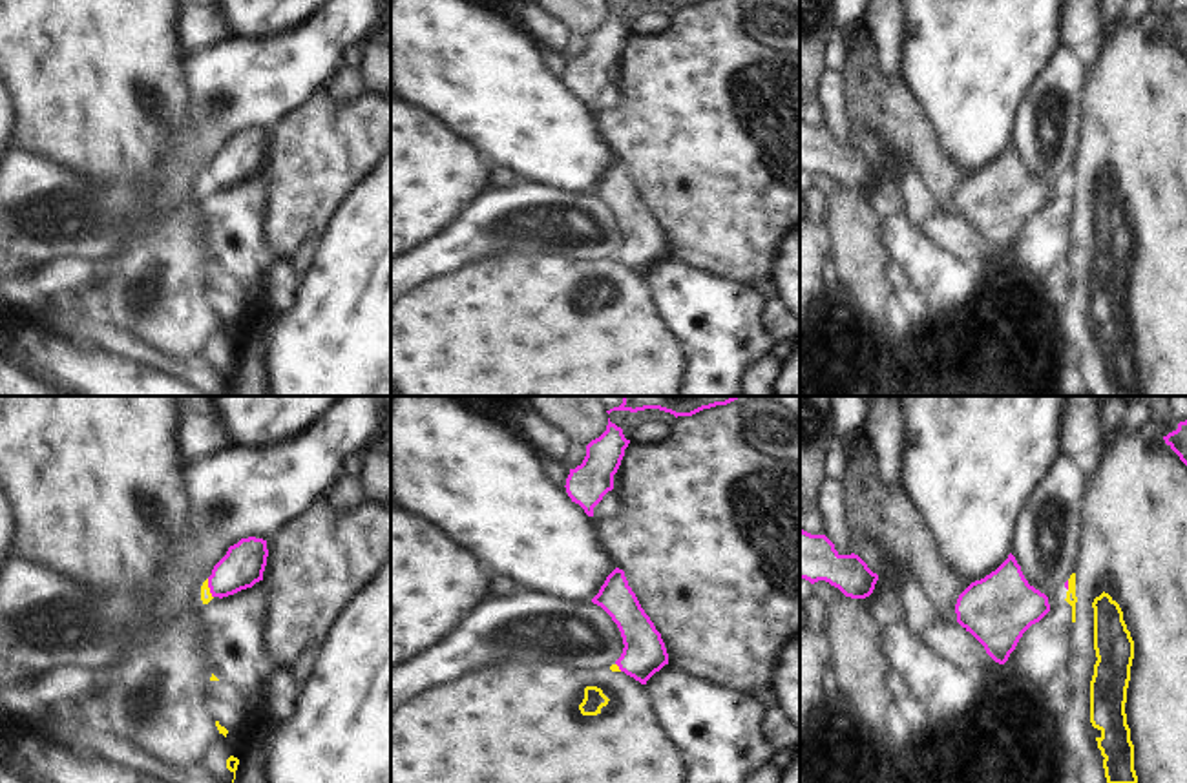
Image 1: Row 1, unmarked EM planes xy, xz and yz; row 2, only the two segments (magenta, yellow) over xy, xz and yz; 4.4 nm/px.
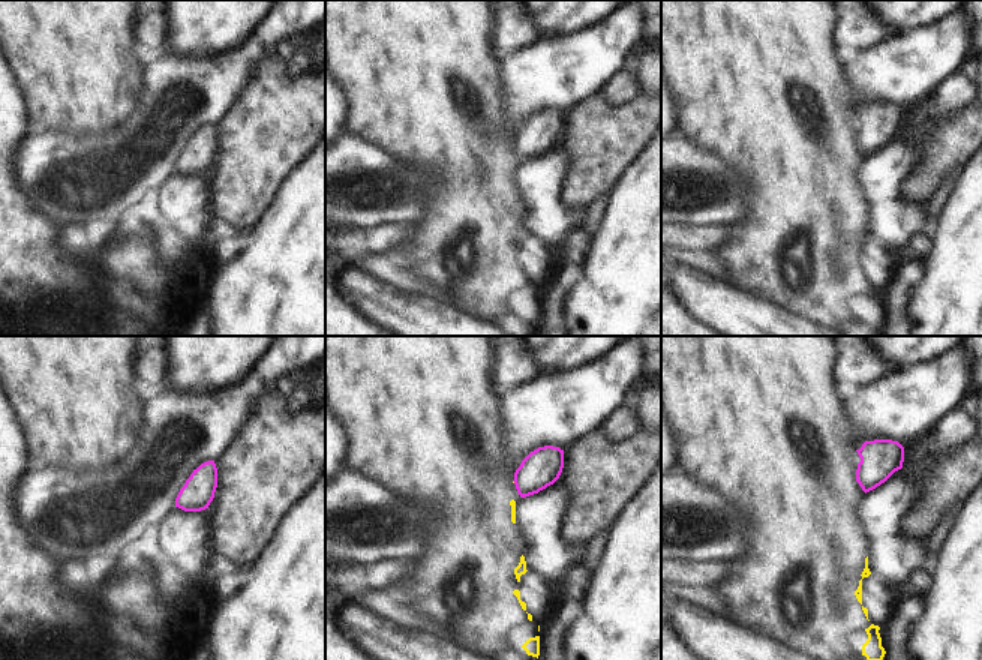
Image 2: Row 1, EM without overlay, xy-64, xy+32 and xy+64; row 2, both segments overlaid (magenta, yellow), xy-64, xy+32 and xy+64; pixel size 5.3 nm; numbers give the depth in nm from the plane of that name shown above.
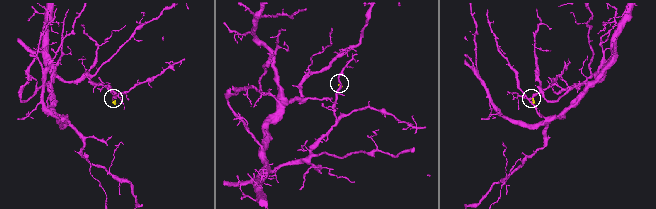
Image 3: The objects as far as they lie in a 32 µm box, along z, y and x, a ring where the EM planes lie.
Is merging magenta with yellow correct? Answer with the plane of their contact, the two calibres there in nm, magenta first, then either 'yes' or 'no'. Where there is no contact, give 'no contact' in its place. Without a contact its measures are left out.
contact in xy; calibres 190 and 50 nm; no

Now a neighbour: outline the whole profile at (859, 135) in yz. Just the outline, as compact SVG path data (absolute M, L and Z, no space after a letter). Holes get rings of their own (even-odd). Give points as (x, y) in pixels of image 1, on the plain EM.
M866 126L851 128L849 141L858 146L873 164L886 166L895 159L895 151L884 146Z

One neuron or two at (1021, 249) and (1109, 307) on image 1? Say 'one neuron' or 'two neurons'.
two neurons

